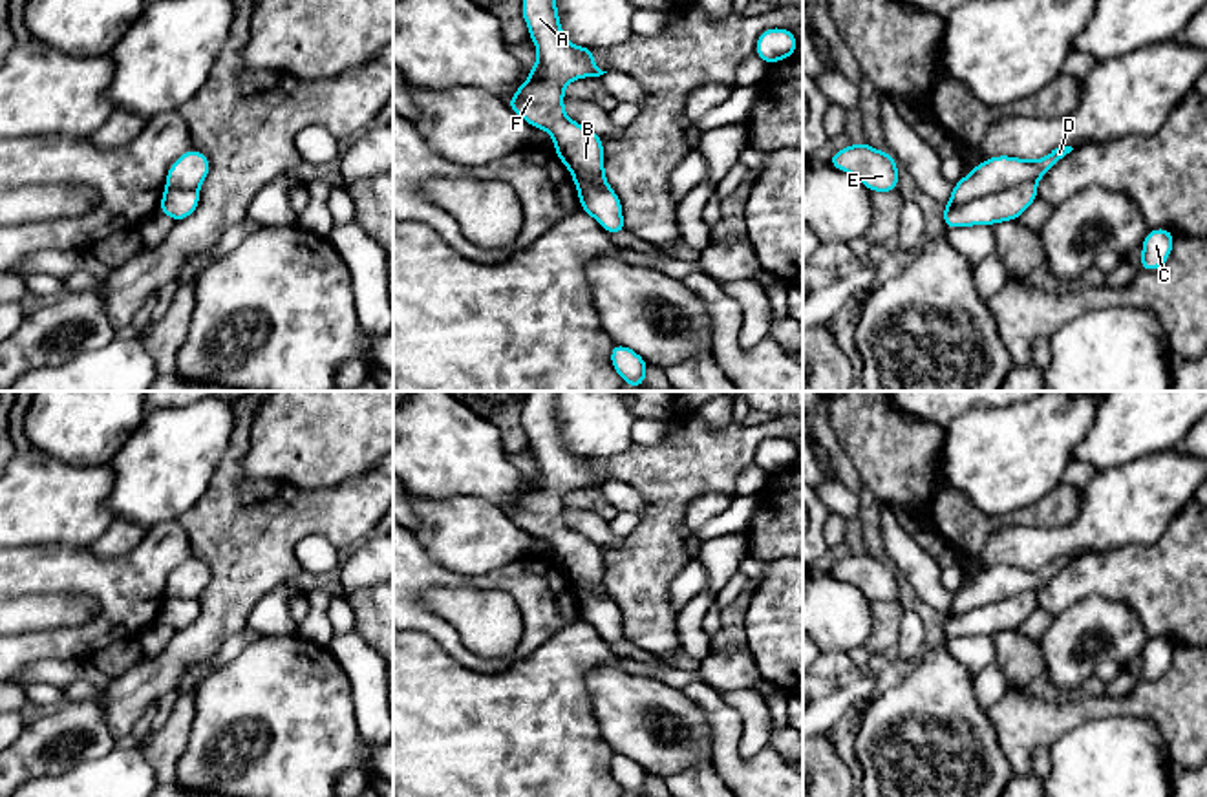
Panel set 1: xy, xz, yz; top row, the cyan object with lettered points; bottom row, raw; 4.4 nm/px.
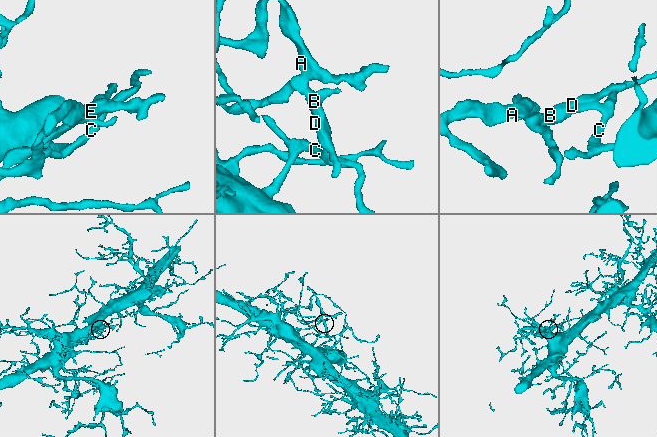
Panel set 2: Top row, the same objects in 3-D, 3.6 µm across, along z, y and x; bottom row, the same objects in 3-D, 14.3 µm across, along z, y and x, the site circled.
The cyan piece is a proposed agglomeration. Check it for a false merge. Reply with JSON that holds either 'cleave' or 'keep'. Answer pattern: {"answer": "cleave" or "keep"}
{"answer": "cleave"}

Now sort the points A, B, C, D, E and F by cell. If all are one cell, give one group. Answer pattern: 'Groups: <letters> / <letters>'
Groups: A B D E F / C

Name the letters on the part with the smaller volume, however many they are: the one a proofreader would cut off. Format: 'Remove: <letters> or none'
Remove: A, B, D, E, F

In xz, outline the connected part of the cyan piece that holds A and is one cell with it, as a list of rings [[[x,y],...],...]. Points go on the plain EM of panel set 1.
[[[558,393],[527,395],[521,426],[539,466],[507,515],[532,537],[547,539],[554,547],[554,563],[571,583],[604,590],[604,548],[567,526],[563,497],[576,488],[600,486],[607,481],[593,472],[596,459],[574,455],[563,446],[556,420]]]

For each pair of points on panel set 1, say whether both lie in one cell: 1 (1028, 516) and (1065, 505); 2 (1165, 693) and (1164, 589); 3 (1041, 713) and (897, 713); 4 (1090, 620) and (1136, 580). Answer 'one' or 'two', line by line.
1: one
2: two
3: two
4: two

